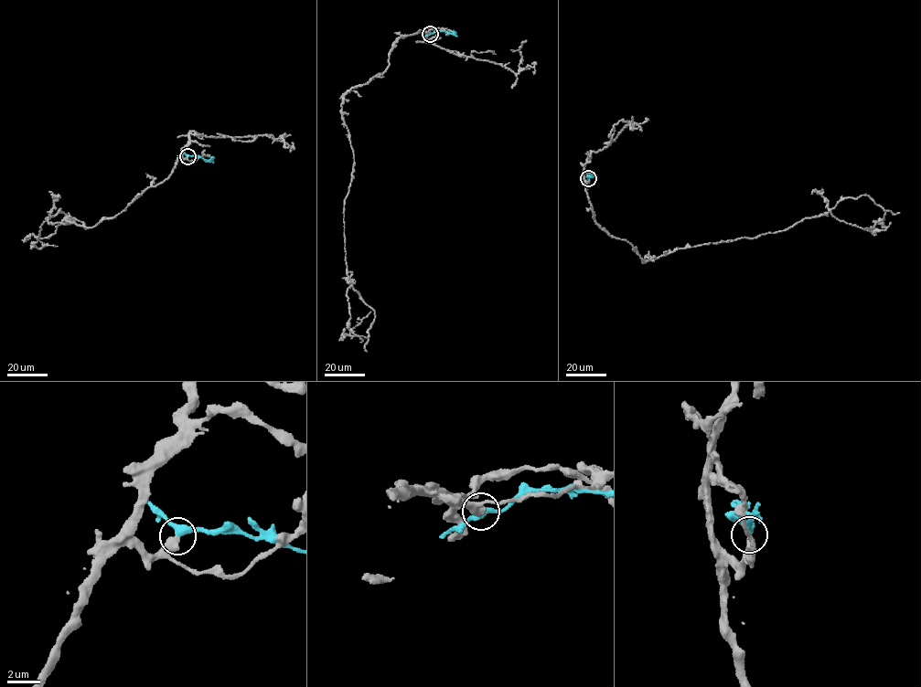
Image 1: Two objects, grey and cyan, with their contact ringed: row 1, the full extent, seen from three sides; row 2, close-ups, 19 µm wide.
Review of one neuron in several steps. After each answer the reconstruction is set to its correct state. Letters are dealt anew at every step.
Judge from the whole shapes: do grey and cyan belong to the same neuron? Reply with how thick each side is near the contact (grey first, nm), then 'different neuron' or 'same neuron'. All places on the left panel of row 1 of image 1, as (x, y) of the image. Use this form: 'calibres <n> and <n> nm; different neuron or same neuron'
calibres 500 and 360 nm; different neuron

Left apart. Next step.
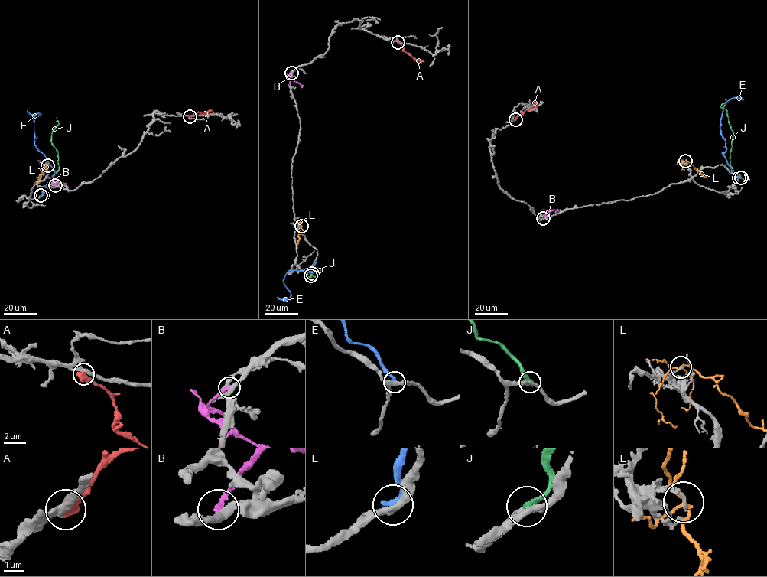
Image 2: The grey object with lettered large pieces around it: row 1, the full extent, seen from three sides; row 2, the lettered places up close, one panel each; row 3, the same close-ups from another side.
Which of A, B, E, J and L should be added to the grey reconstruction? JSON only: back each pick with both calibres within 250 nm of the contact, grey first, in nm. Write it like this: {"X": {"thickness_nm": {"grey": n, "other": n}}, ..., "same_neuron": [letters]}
{"same_neuron": []}

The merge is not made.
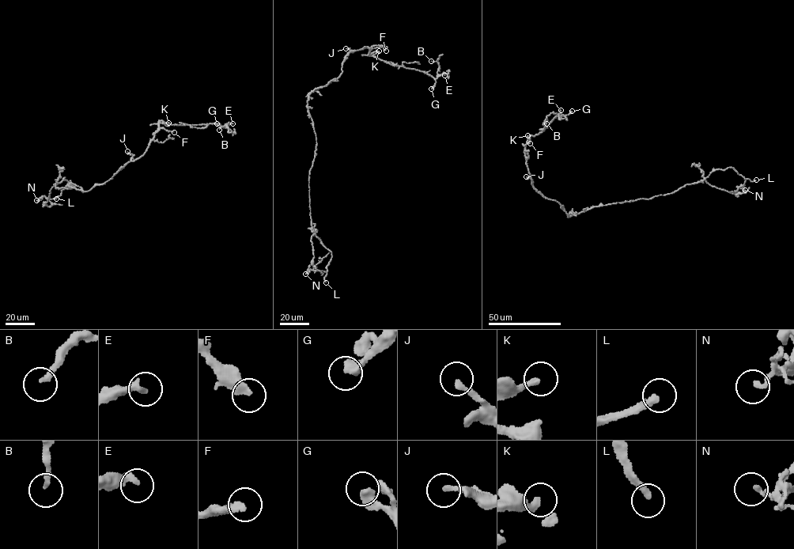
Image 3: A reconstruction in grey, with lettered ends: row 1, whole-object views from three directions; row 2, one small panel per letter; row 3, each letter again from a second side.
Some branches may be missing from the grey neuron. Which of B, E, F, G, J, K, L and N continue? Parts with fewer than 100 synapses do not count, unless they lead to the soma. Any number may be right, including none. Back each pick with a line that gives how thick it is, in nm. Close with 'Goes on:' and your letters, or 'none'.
L: calibre 280 nm
Goes on: L

